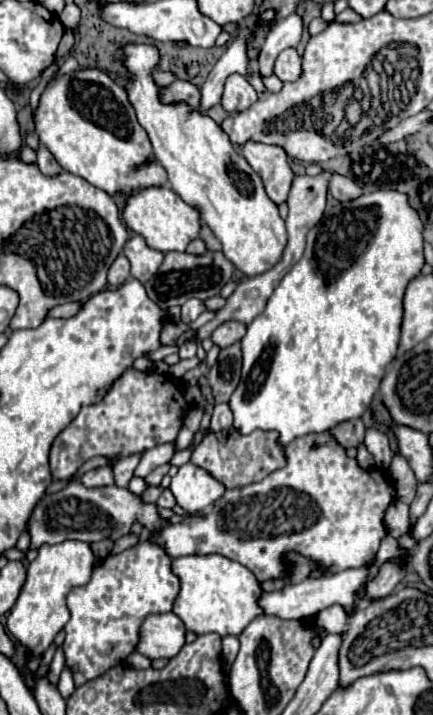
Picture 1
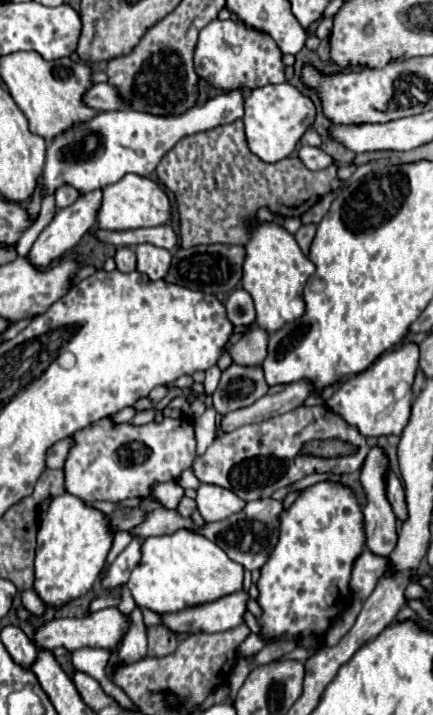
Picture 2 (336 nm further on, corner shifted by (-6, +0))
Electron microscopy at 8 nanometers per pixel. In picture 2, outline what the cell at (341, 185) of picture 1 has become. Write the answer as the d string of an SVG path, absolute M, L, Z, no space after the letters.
M302 145L300 151L298 151L298 157L310 171L326 169L332 163L330 155L326 155L322 149L316 149L316 147L310 147L310 145Z

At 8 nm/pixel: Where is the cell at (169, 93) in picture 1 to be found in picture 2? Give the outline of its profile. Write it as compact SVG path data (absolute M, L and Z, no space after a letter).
M98 83L90 87L84 93L84 105L96 109L96 111L114 111L114 109L126 109L128 105L118 97L118 91L108 83Z

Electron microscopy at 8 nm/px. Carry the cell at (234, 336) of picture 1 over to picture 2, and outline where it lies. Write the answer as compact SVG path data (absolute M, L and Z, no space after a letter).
M256 327L254 331L244 335L238 343L234 343L230 347L230 357L236 365L260 367L264 363L266 347L268 347L268 333L260 327Z

